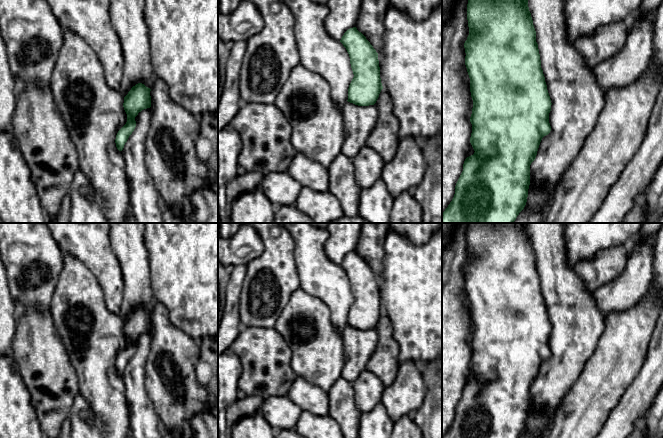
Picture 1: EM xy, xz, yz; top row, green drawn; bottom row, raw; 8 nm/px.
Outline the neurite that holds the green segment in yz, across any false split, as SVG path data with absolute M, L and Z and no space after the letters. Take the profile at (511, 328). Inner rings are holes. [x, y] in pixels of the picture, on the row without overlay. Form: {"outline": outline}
{"outline": "M565 223L467 224L469 259L464 272L465 289L470 302L470 316L473 324L470 367L475 376L465 383L463 395L455 410L454 421L443 438L519 438L523 433L531 435L539 435L544 431L549 433L559 406L597 347L605 329L604 318L597 308L594 293L587 290L574 267L570 267L567 263Z"}

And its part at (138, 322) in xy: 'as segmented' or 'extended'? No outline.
extended

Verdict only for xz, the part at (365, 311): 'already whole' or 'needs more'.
needs more

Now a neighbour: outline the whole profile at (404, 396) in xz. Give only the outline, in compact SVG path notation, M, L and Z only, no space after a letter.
M411 360L399 366L395 380L383 390L381 402L393 422L418 410L424 401L427 383L422 369Z

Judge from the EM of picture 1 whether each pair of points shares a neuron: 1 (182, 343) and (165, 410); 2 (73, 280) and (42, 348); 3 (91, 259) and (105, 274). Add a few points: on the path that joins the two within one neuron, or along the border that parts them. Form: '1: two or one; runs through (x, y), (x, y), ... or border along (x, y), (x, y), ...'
1: one; runs through (182, 364), (182, 369), (189, 376), (186, 405)
2: two; border along (49, 309), (55, 331), (63, 344)
3: one; runs through (95, 263), (102, 270)

